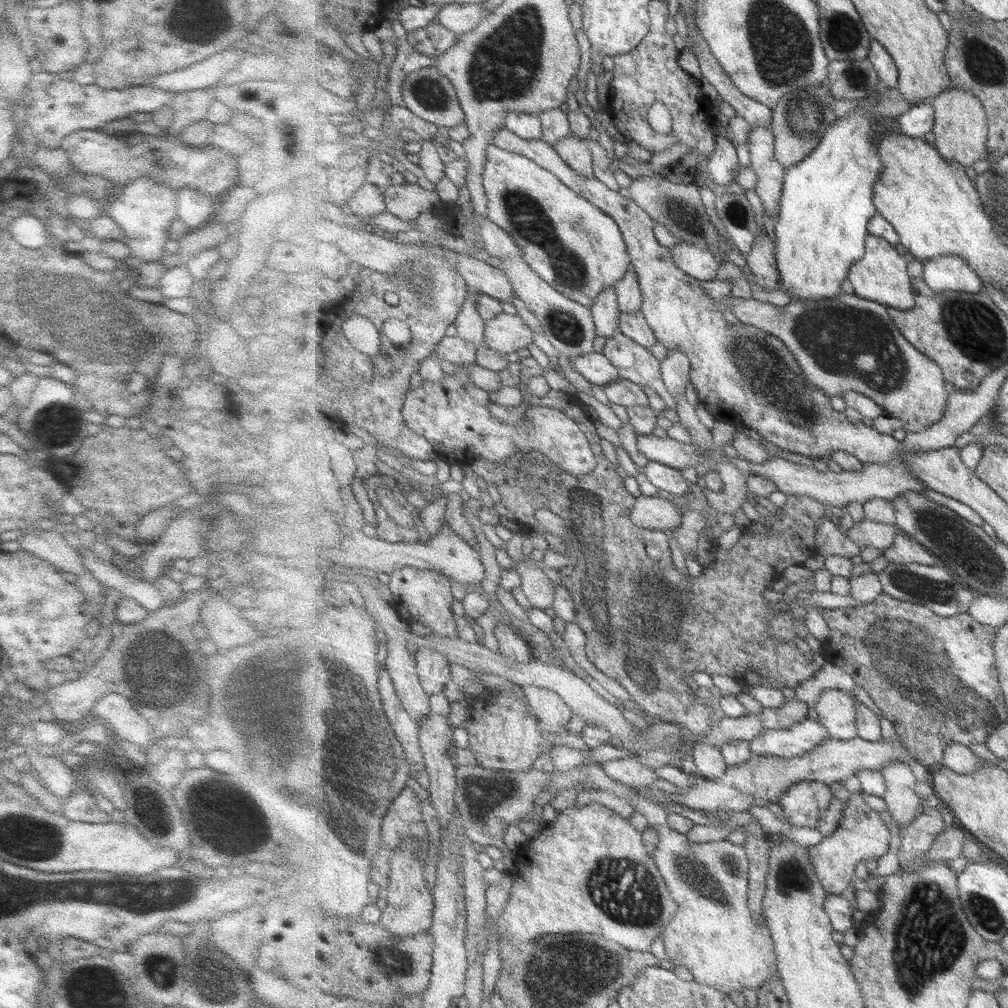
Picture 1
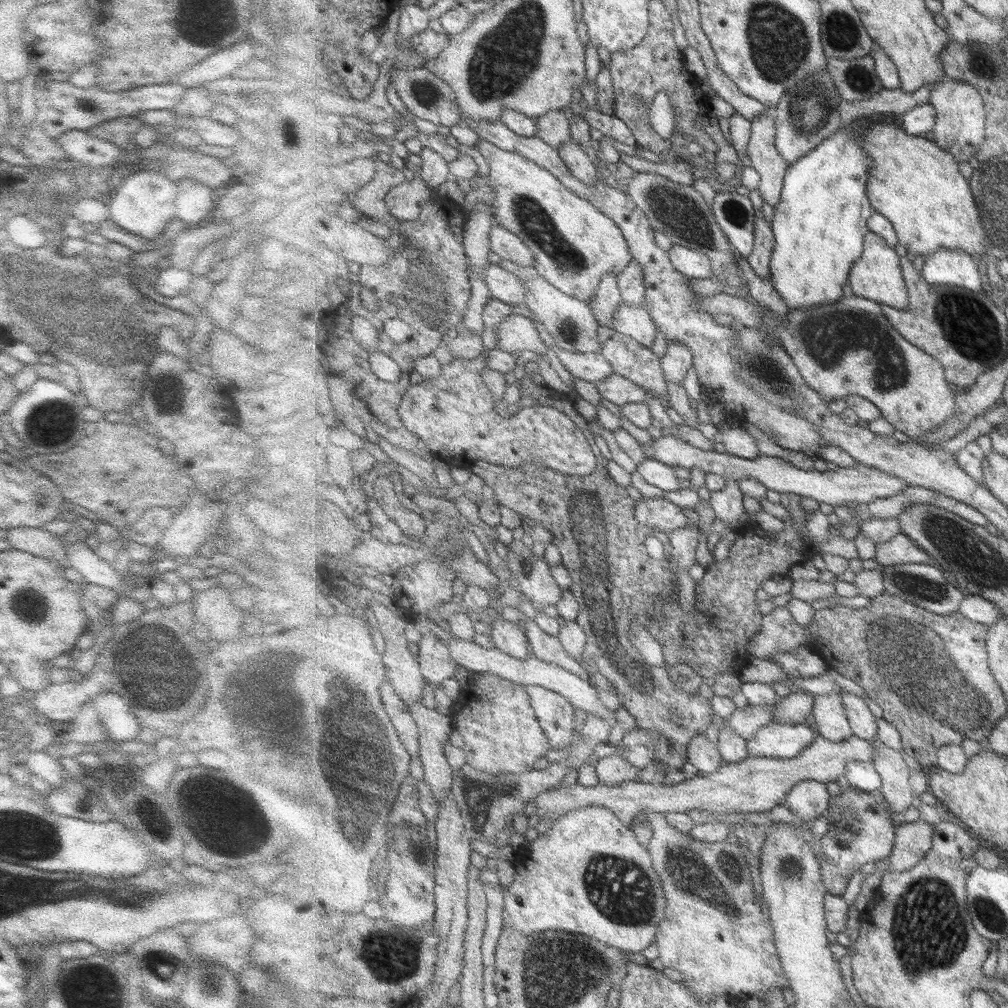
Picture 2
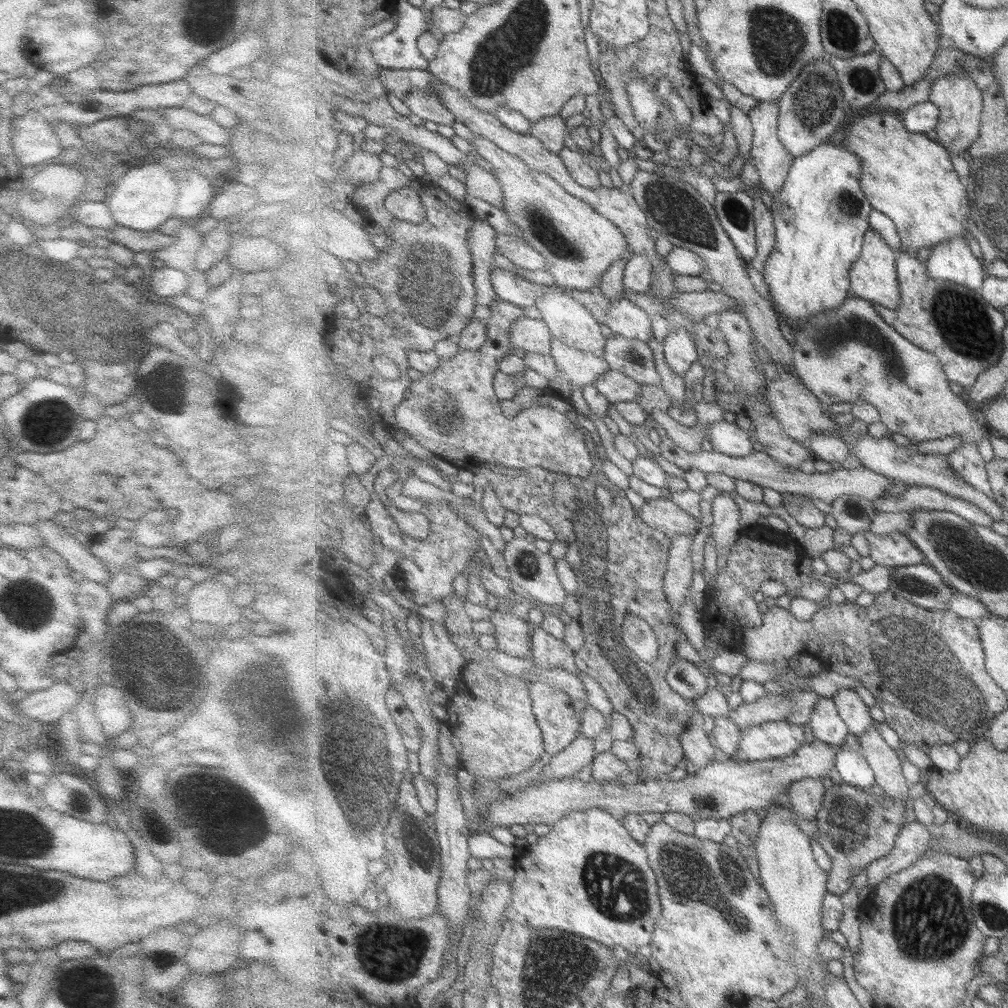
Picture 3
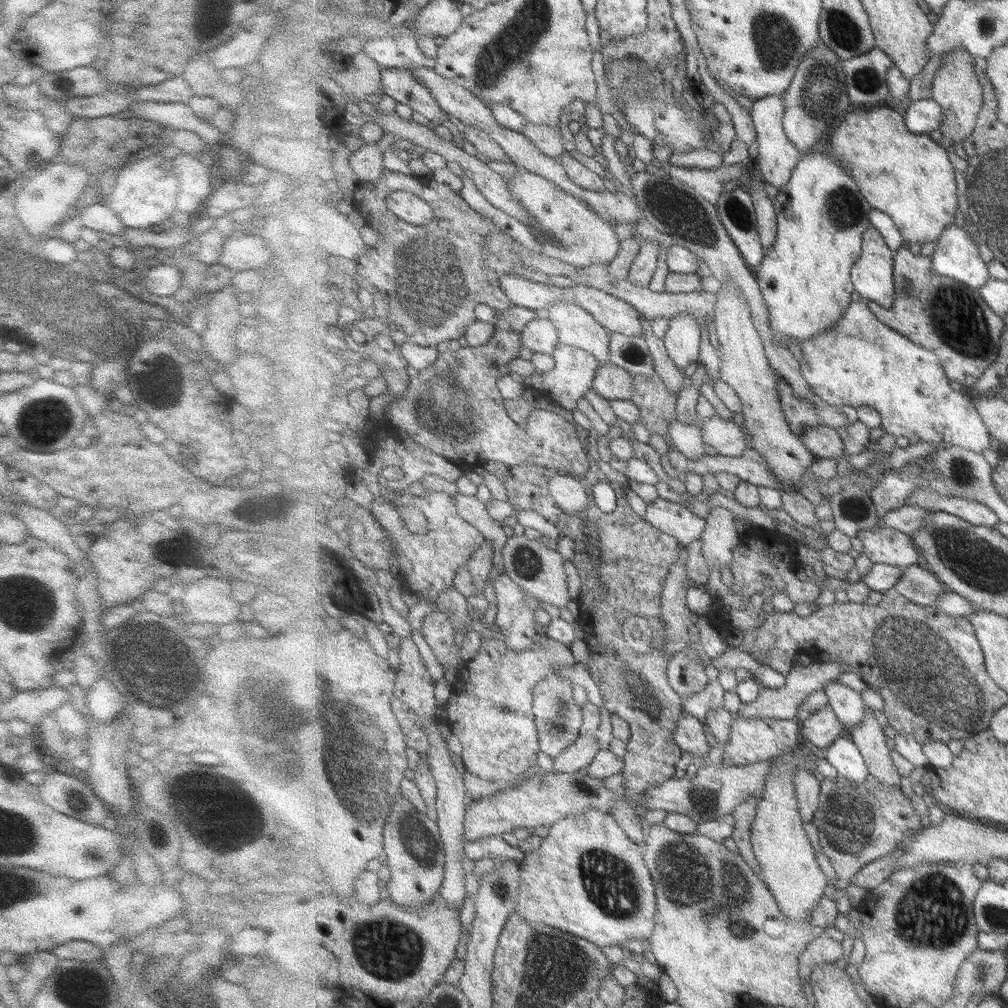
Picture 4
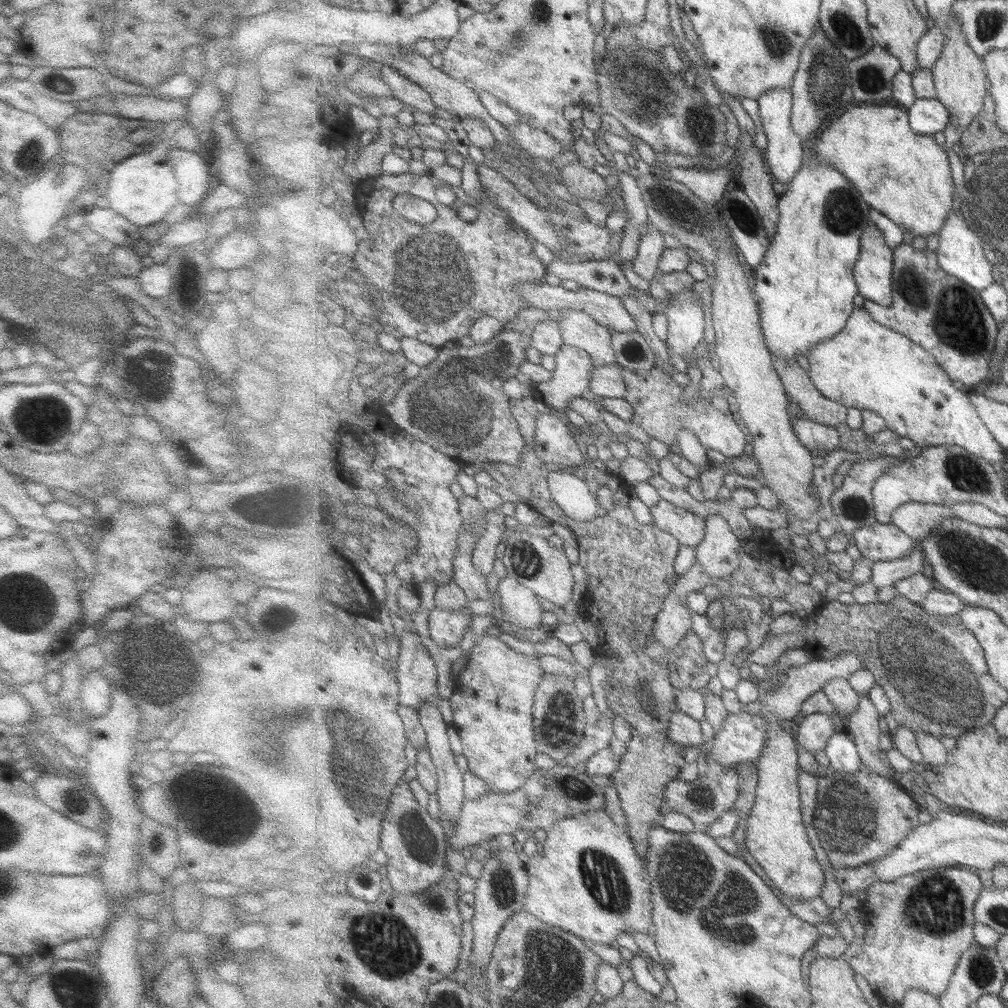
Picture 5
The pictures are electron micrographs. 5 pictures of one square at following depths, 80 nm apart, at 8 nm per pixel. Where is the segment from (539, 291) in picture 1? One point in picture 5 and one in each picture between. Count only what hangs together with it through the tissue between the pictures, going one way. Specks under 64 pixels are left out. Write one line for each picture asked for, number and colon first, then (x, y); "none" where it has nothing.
2: (571, 322)
3: (570, 321)
4: (578, 328)
5: (580, 330)

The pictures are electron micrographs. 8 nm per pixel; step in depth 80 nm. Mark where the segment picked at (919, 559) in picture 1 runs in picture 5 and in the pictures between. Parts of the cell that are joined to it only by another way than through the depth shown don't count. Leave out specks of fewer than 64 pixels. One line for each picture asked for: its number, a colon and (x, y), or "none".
2: (900, 549)
3: (894, 550)
4: (883, 545)
5: (878, 542)

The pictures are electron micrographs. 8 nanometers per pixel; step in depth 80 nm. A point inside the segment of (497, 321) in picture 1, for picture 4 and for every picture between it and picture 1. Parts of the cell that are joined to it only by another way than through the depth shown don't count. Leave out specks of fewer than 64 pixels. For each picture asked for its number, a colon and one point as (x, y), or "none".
2: (517, 333)
3: (532, 335)
4: (540, 335)

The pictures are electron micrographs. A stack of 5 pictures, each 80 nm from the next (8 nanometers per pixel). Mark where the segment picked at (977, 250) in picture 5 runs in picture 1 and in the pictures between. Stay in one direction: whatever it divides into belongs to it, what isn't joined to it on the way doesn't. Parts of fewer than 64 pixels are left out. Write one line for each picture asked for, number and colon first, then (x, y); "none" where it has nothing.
1: (943, 273)
2: (953, 267)
3: (953, 260)
4: (955, 255)

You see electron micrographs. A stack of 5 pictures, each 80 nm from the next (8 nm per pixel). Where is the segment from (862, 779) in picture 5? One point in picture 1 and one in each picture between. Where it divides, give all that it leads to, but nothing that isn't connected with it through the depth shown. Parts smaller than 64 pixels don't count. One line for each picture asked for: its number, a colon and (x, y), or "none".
1: (861, 835)
2: (862, 829)
3: (856, 826)
4: (857, 823)

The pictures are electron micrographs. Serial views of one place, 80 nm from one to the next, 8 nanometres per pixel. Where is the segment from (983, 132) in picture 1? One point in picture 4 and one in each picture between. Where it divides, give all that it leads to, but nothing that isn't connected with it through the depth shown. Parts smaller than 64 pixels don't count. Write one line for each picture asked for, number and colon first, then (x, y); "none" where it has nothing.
2: (960, 128)
3: (961, 103)
4: (957, 88)

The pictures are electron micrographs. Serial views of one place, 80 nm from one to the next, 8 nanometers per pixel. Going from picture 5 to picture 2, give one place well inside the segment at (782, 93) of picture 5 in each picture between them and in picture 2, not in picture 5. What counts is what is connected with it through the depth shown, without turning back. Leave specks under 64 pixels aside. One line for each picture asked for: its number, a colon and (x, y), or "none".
2: (766, 159)
3: (774, 162)
4: (778, 157)

